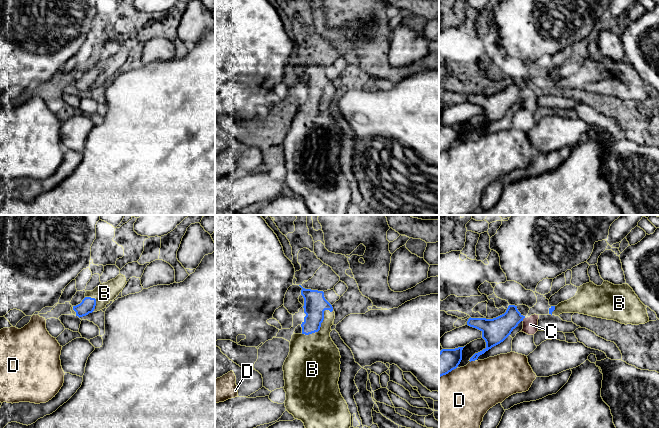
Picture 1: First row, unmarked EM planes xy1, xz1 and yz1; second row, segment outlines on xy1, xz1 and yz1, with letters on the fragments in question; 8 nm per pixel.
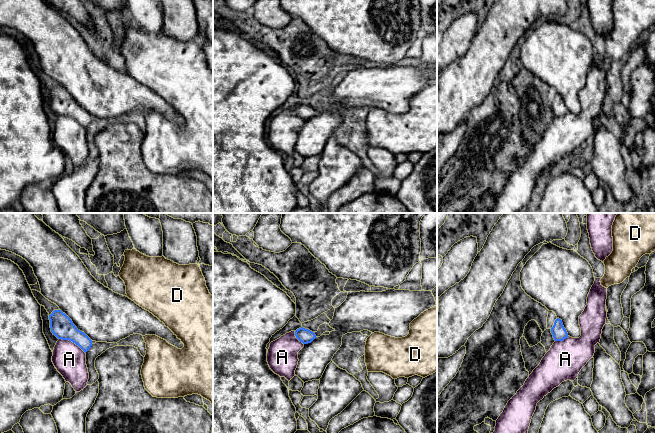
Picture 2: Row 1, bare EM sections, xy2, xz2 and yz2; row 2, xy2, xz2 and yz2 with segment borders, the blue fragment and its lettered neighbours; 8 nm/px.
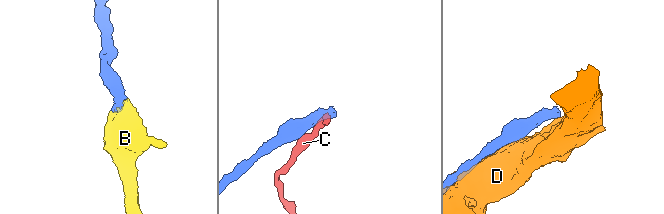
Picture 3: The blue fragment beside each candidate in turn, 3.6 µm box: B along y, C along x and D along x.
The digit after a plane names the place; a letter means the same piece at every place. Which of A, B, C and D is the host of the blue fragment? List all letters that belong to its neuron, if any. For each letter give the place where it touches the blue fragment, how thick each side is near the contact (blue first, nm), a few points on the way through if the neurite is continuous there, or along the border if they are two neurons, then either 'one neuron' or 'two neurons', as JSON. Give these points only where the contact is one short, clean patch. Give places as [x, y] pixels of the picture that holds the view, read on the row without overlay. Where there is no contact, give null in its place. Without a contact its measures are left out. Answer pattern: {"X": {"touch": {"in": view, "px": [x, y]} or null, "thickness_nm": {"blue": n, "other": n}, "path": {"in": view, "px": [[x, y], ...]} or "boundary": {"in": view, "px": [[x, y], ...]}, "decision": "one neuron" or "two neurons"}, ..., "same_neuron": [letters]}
{"A": {"touch": {"in": "xy2", "px": [72, 117]}, "thickness_nm": {"blue": 180, "other": 260}, "decision": "two neurons"}, "B": {"touch": {"in": "xz1", "px": [320, 100]}, "thickness_nm": {"blue": 180, "other": 340}, "path": {"in": "xz1", "px": [[315, 80], [319, 88], [320, 100], [315, 111], [315, 130]]}, "decision": "one neuron"}, "C": {"touch": {"in": "yz1", "px": [523, 94]}, "thickness_nm": {"blue": 200, "other": 130}, "boundary": {"in": "yz1", "px": [[524, 93], [522, 96]]}, "decision": "two neurons"}, "D": {"touch": {"in": "yz1", "px": [472, 136]}, "thickness_nm": {"blue": 140, "other": 420}, "decision": "two neurons"}, "same_neuron": ["B"]}

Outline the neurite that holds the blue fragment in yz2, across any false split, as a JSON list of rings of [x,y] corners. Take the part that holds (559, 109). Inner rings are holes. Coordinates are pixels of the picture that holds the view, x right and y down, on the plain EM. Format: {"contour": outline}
{"contour": [[[557,94],[551,104],[551,109],[555,117],[563,117],[568,113],[568,109],[563,102],[562,96]]]}

